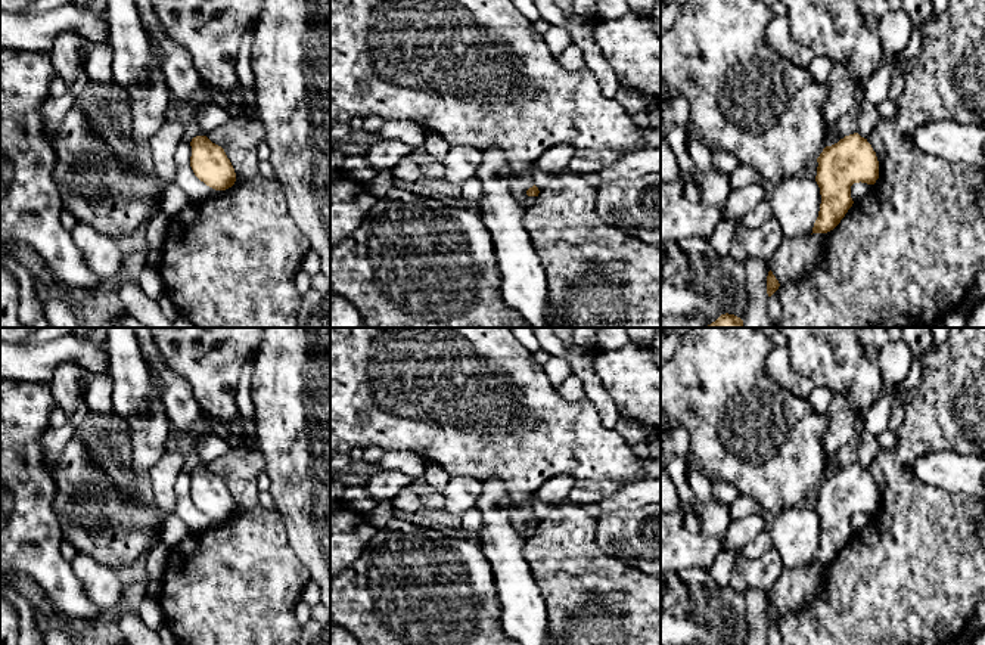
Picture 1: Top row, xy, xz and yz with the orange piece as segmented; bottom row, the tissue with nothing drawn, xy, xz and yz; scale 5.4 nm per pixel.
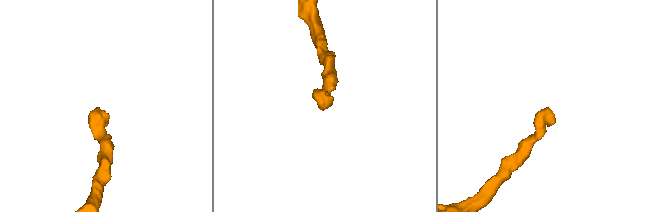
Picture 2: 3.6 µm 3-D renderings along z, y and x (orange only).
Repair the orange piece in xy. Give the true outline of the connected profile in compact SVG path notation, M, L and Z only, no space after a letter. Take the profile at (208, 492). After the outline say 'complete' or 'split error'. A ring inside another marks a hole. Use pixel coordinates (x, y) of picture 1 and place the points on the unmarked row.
M206 466L193 468L190 477L190 497L201 512L215 521L226 521L234 515L234 499L221 477Z | complete

